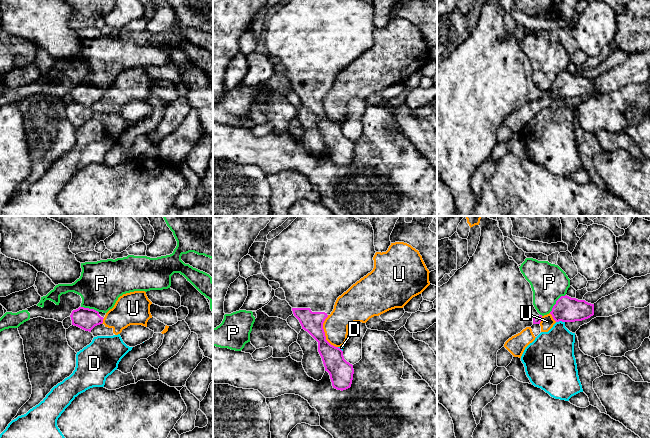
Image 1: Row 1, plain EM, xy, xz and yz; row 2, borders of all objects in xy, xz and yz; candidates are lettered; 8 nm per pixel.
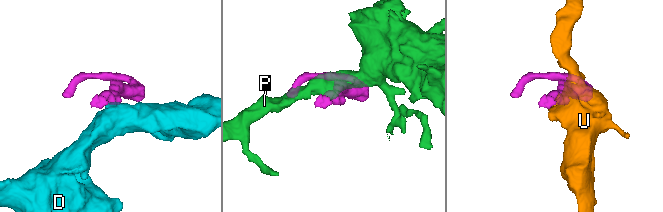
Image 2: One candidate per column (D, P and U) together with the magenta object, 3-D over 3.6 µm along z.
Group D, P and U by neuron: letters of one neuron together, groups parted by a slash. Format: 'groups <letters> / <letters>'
groups D / P / U

